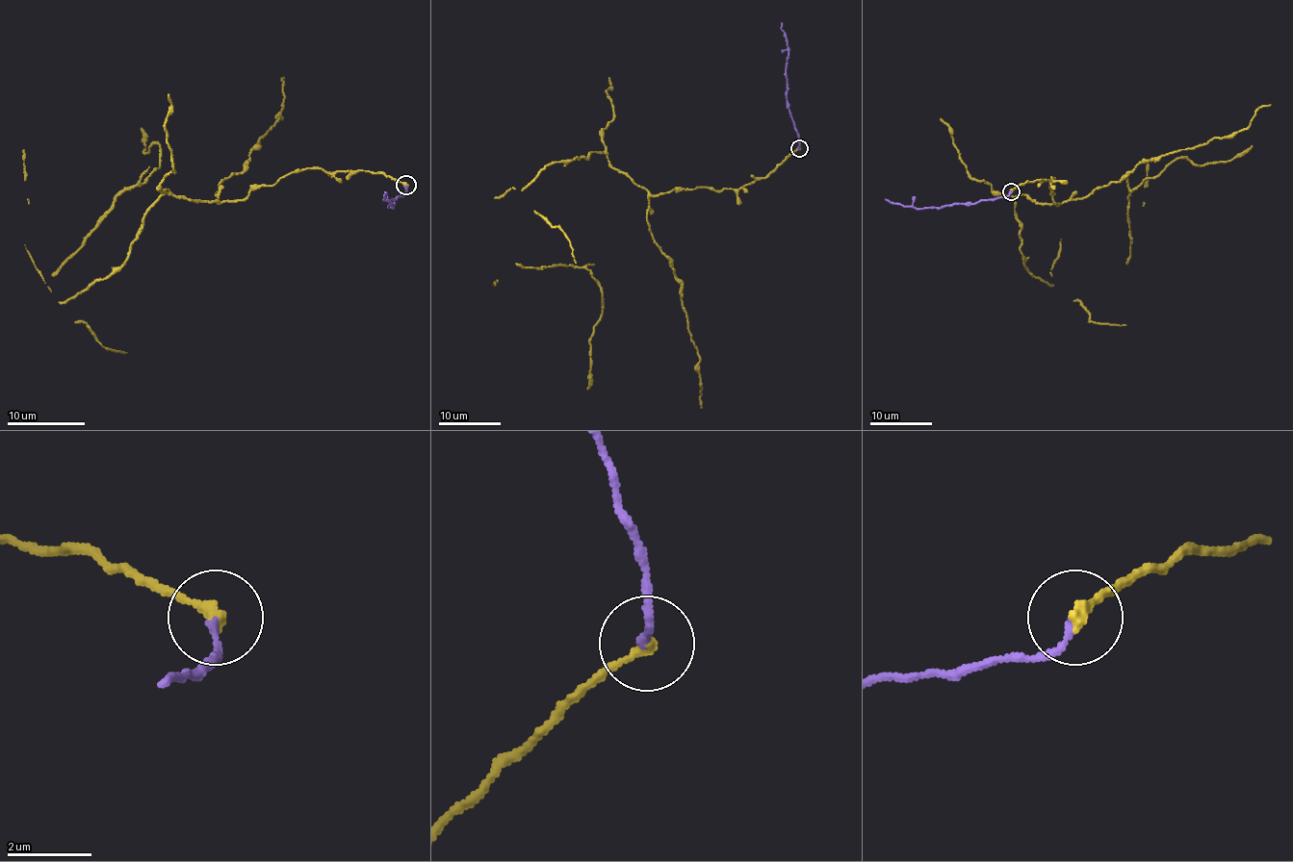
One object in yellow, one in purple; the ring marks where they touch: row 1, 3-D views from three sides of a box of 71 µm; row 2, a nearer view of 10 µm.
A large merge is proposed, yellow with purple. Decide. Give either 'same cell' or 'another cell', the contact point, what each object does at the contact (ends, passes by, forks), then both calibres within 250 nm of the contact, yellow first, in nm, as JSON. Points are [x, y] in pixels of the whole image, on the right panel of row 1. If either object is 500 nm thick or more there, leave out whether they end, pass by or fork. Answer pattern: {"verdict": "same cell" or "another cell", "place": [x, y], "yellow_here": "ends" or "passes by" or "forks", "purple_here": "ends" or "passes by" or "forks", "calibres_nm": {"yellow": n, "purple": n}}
{"verdict": "another cell", "place": [1011, 191], "yellow_here": "ends", "purple_here": "ends", "calibres_nm": {"yellow": 280, "purple": 190}}

